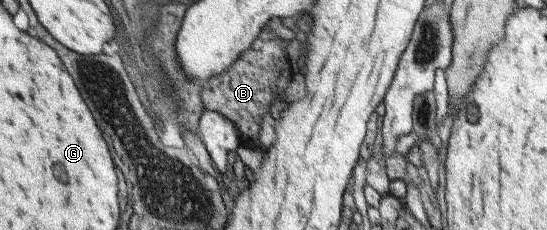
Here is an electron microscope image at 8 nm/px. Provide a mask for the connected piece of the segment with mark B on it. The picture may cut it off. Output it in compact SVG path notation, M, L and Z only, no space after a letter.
M274 31L262 32L262 36L258 36L258 44L254 44L254 48L250 48L238 64L201 83L200 96L204 109L228 117L238 129L241 144L246 147L257 148L256 134L262 114L266 114L270 100L274 100L272 96L283 96L284 89L289 85L291 72L288 70L287 44L288 40L282 40Z

